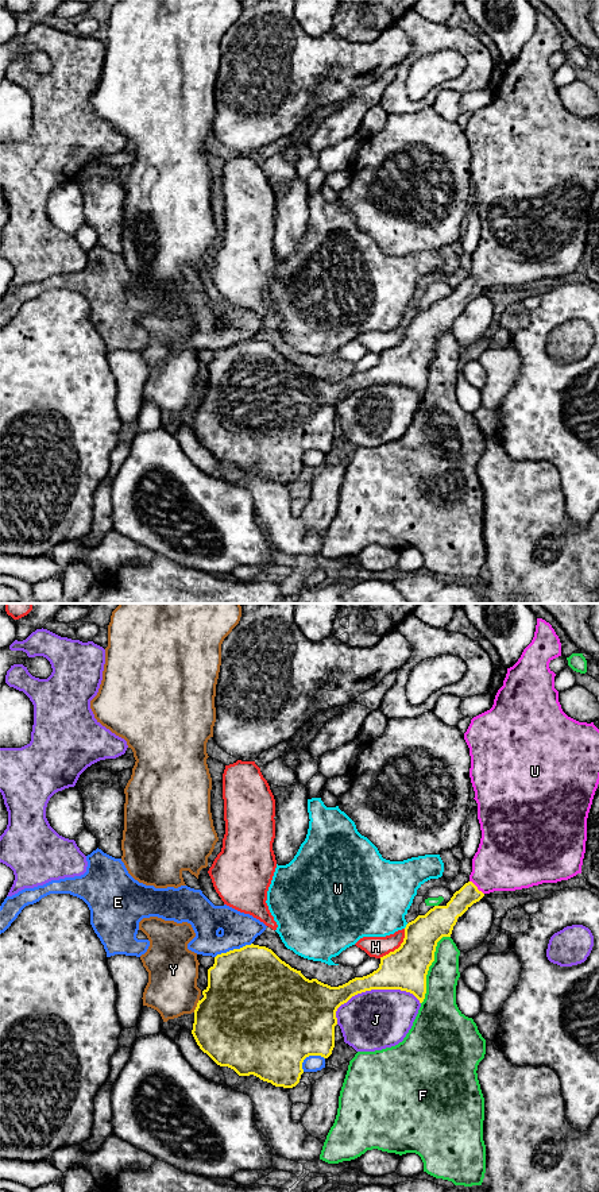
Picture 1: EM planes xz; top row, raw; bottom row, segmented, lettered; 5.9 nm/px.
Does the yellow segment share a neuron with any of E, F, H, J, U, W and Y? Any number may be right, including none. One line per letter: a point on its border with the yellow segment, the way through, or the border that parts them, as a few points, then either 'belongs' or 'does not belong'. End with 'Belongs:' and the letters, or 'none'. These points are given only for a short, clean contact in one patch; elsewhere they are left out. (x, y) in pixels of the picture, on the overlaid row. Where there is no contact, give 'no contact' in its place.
E: meets yellow in xz at (234, 949); does not belong
F: meets yellow in xz at (429, 965); does not belong
H: meets yellow in xz at (398, 948); does not belong
J: meets yellow in xz at (375, 988); does not belong
U: meets yellow in xz at (476, 887); runs through xz (447, 915), (476, 887), (507, 859); belongs
W: meets yellow in xz at (406, 926); does not belong
Y: meets yellow in xz at (197, 1006); does not belong
Belongs: U

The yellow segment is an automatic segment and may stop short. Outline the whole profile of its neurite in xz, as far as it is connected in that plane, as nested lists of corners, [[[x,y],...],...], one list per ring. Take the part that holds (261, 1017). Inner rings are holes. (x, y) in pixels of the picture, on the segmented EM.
[[[537,618],[534,637],[532,643],[523,649],[518,661],[513,667],[507,668],[503,686],[498,690],[492,707],[474,717],[467,732],[464,733],[464,740],[469,748],[469,778],[475,791],[474,799],[478,803],[478,819],[482,830],[480,844],[472,859],[472,872],[469,875],[469,882],[465,883],[459,891],[456,891],[445,906],[434,906],[425,915],[418,915],[414,921],[409,922],[405,927],[403,942],[394,952],[380,957],[380,964],[376,971],[363,977],[355,977],[339,987],[331,987],[318,981],[317,979],[306,979],[301,971],[291,968],[266,946],[251,944],[240,949],[233,949],[227,953],[217,954],[215,957],[215,964],[208,969],[208,987],[202,991],[204,998],[198,1000],[194,1010],[194,1023],[192,1030],[192,1034],[200,1049],[206,1053],[217,1065],[233,1069],[239,1076],[254,1075],[263,1081],[271,1083],[275,1087],[295,1087],[300,1083],[301,1075],[304,1073],[302,1062],[306,1057],[321,1056],[328,1058],[332,1054],[335,1048],[335,1026],[337,1025],[336,1011],[352,996],[371,990],[401,990],[413,994],[420,1000],[420,1003],[424,1002],[426,994],[426,975],[429,967],[434,961],[437,942],[443,937],[451,937],[457,918],[461,917],[474,903],[479,902],[486,894],[494,891],[515,891],[542,883],[557,883],[581,873],[587,841],[587,818],[599,784],[599,729],[594,725],[594,722],[579,722],[563,711],[559,702],[559,691],[554,688],[556,674],[549,668],[549,663],[559,656],[561,656],[561,643],[559,636],[549,622],[542,618]]]

